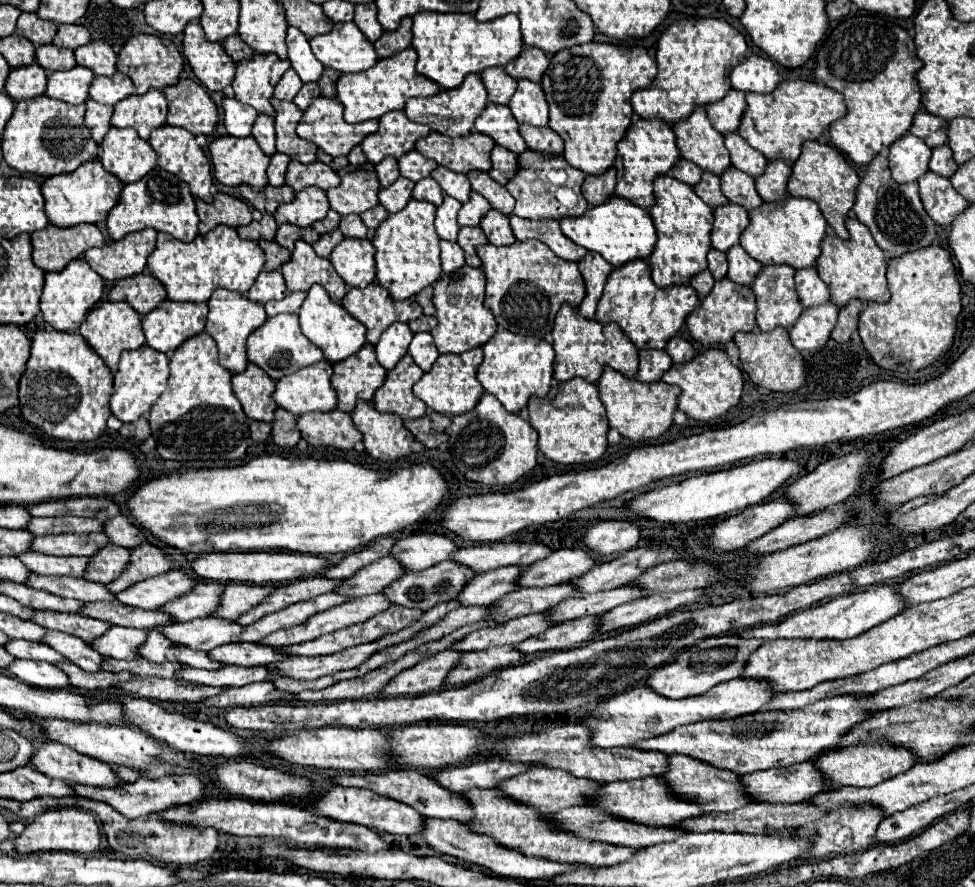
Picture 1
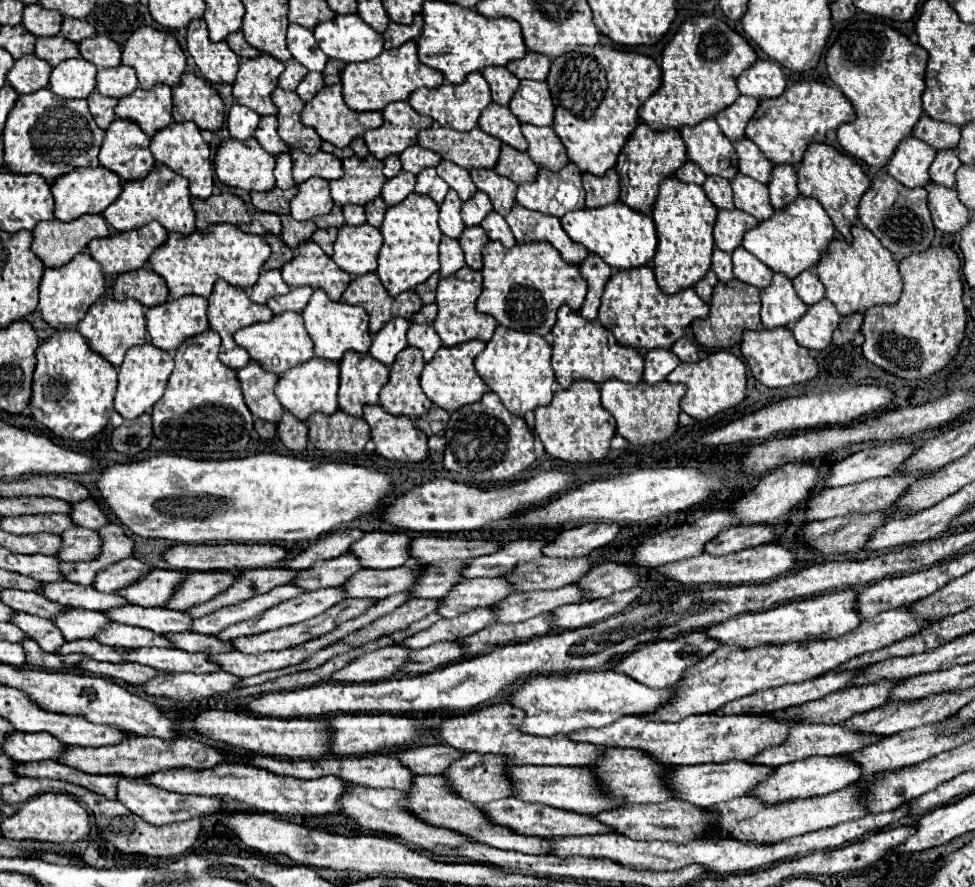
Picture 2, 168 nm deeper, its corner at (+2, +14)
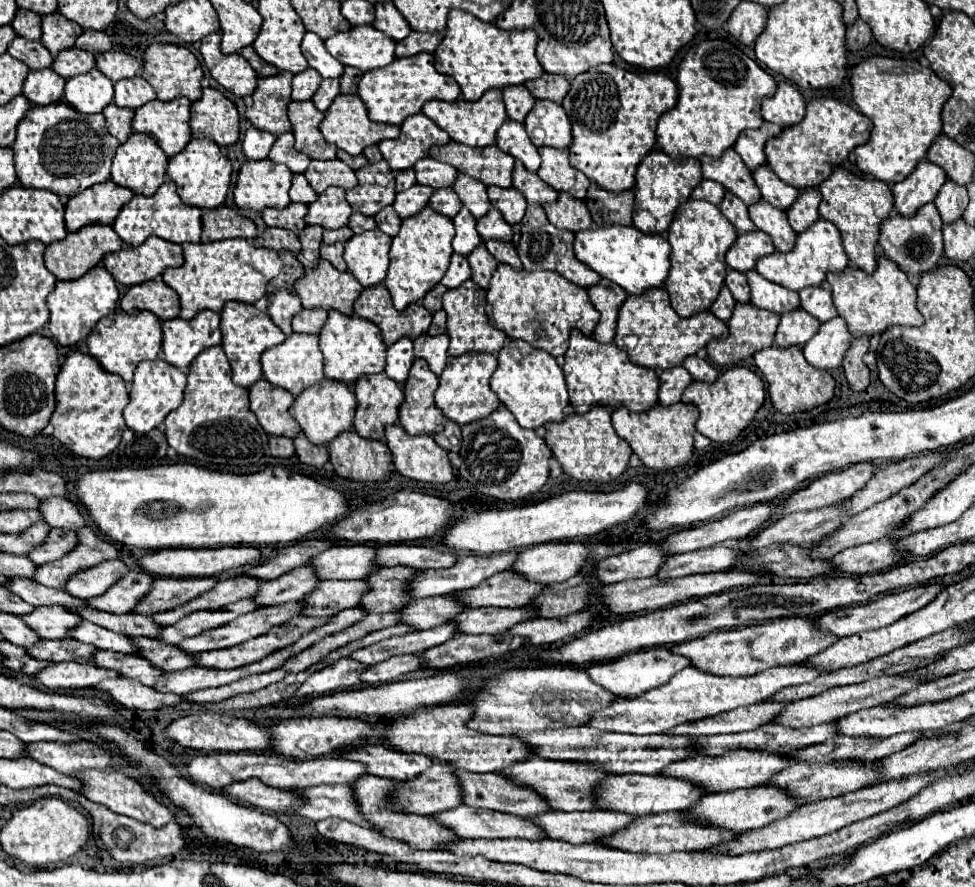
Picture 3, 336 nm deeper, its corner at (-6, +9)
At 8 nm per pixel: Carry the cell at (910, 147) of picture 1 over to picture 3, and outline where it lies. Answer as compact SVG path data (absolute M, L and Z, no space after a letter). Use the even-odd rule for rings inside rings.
M927 159L919 161L905 181L895 183L893 187L895 209L903 215L913 215L923 203L929 203L935 199L945 179L947 175L941 167L933 165Z

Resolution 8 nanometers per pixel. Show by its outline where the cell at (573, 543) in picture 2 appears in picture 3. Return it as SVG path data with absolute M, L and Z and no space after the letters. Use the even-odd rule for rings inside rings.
M541 543L521 551L511 569L539 583L557 583L577 575L585 567L587 555L587 543Z

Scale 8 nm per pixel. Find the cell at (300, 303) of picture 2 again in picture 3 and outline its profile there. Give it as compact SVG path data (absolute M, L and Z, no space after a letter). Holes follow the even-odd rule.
M301 309L291 325L293 325L293 331L297 333L315 333L321 329L321 325L325 323L327 319L327 311L325 309Z

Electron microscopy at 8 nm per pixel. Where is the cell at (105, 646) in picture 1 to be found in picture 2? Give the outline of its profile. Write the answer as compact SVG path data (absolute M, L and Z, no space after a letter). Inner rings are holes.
M65 608L65 614L61 614L61 618L53 618L53 624L61 630L65 640L77 640L93 638L101 626L109 624L109 620L101 612Z

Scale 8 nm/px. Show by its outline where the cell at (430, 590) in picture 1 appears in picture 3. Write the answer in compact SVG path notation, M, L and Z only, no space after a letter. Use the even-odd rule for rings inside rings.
M321 581L321 587L313 591L305 603L309 603L309 615L331 617L343 609L357 607L363 595L369 591L369 583L359 581Z

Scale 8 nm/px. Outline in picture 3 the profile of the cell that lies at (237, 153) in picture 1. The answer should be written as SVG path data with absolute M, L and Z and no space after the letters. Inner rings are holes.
M247 159L237 175L235 183L235 203L237 207L249 207L263 211L265 207L287 207L291 187L291 171L273 163L271 159Z

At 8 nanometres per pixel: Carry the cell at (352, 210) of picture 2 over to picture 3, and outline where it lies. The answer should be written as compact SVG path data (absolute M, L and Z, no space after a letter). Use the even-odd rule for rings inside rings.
M353 213L351 221L349 221L349 227L353 229L353 233L363 233L363 231L369 231L369 229L377 229L377 223L375 223L373 217L365 217L361 213Z

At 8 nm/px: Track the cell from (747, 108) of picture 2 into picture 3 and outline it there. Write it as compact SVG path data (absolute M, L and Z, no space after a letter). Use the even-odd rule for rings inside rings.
M763 121L763 125L759 129L745 129L737 141L735 141L735 151L741 155L741 159L745 161L745 165L753 171L757 165L765 163L765 141L773 135L779 135L781 127L777 127L775 123Z

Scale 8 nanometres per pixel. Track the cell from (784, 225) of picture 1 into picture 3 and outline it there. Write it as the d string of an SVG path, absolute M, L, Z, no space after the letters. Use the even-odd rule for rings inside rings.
M817 219L809 229L805 229L803 233L797 233L797 241L795 247L789 253L781 253L775 251L771 255L765 255L757 261L757 271L773 281L773 283L781 283L783 287L789 287L791 291L801 291L803 287L811 287L811 285L821 285L825 281L825 273L831 269L833 273L843 271L849 265L849 257L843 249L841 243L841 233L837 231L837 227L827 221L827 219Z

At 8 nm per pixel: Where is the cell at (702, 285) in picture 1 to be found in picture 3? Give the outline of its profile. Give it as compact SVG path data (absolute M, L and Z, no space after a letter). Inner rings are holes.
M723 285L723 289L721 289L719 297L713 301L713 305L711 305L711 309L709 309L709 311L711 311L715 317L719 317L721 321L725 321L725 323L727 323L727 319L729 319L731 311L733 311L733 305L735 305L735 299L733 299L731 291Z

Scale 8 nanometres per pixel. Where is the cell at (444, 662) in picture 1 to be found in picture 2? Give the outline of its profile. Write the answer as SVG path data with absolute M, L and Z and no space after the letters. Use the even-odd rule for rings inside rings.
M387 646L375 652L365 652L349 662L345 668L331 674L331 682L377 682L387 680L399 672L401 664L407 662L409 648Z

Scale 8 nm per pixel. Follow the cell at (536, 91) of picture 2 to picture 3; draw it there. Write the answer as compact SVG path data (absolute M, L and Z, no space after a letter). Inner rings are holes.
M537 99L525 119L525 127L533 145L549 145L567 149L571 145L571 123L565 109L549 99Z

